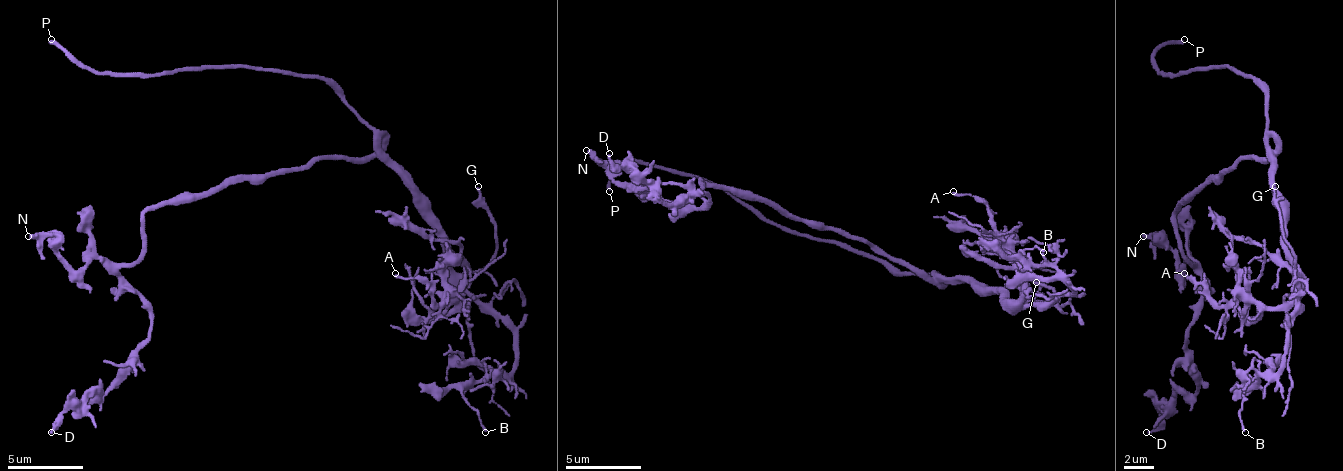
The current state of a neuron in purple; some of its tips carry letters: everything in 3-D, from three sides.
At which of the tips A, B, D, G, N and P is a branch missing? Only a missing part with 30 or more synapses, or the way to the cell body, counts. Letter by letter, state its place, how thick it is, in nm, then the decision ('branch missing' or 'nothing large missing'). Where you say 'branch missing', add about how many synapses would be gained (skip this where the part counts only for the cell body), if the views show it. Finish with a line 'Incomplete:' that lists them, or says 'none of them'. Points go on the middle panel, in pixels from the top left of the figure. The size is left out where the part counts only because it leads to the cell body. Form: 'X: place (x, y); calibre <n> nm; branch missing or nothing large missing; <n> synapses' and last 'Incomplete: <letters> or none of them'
A: place (953, 191); calibre 160 nm; nothing large missing
B: place (1043, 252); calibre 110 nm; nothing large missing
D: place (609, 153); calibre 200 nm; nothing large missing
G: place (1036, 282); calibre 140 nm; nothing large missing
N: place (586, 150); calibre 240 nm; nothing large missing
P: place (609, 191); calibre 220 nm; branch missing
Incomplete: P

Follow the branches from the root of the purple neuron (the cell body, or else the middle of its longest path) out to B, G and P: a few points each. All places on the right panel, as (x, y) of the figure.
B: (1237, 164), (1267, 156), (1271, 164), (1279, 224), (1297, 285), (1282, 364), (1245, 390), (1245, 432)
G: (1237, 164), (1267, 156), (1271, 186), (1279, 194), (1279, 254), (1294, 270), (1294, 254), (1282, 236), (1275, 186)
P: (1237, 164), (1263, 160), (1271, 152), (1267, 96), (1230, 66), (1162, 73), (1154, 54), (1184, 39)

